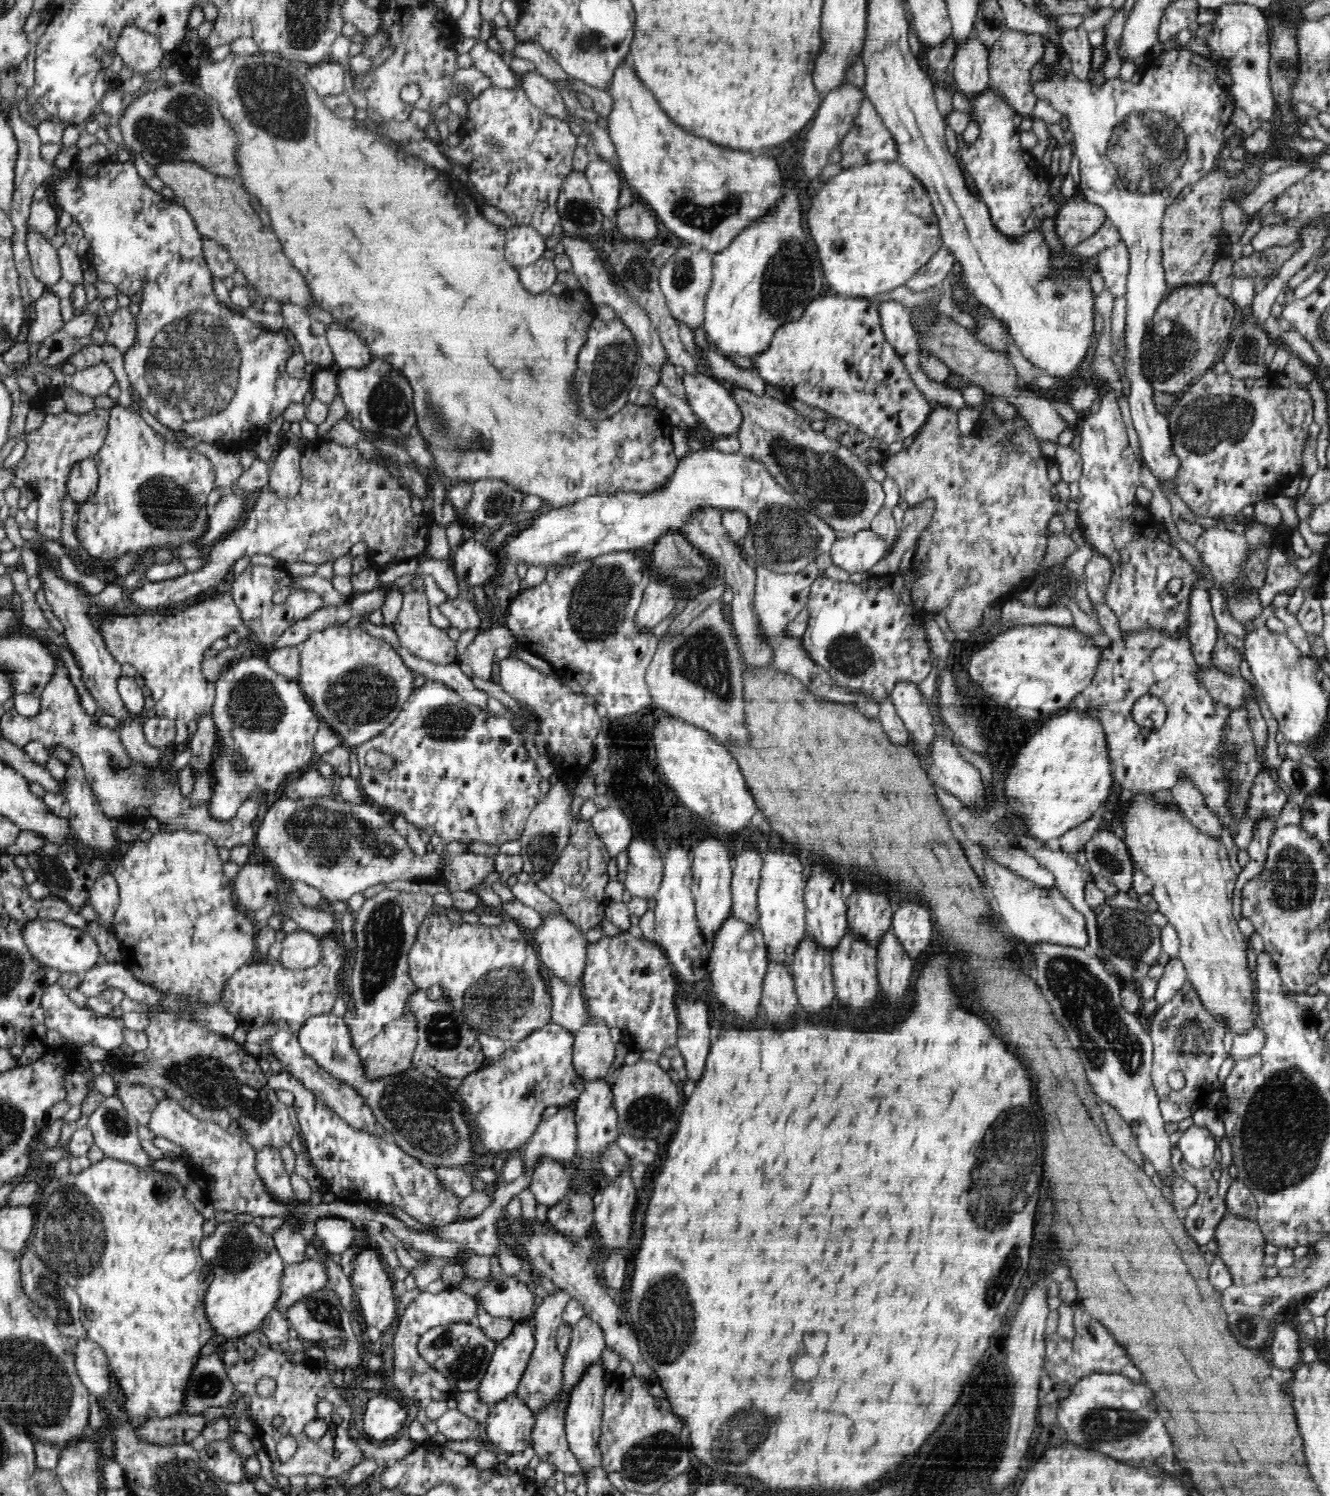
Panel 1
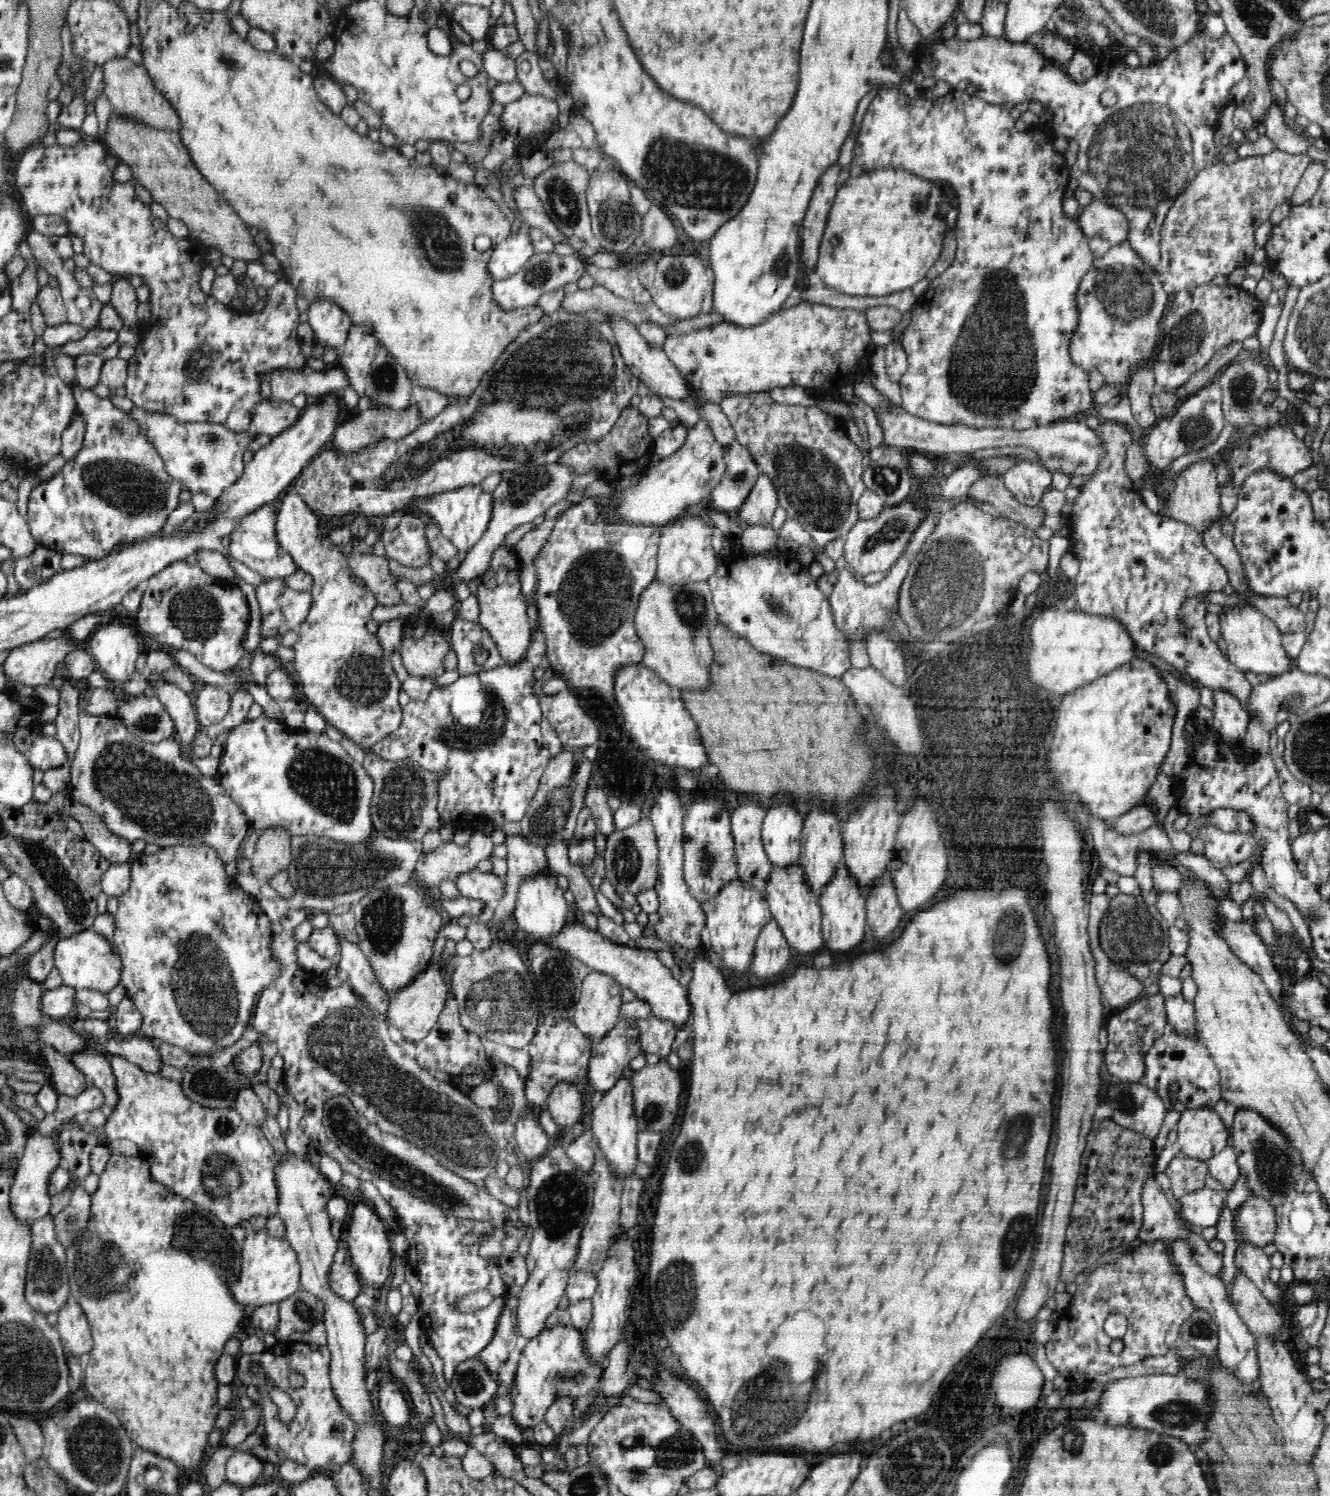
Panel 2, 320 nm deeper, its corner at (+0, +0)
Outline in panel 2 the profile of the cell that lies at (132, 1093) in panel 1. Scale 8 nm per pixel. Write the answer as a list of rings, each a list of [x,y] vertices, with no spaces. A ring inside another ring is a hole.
[[[84,1048],[78,1050],[78,1054],[74,1054],[70,1061],[104,1094],[101,1112],[110,1114],[118,1102],[118,1089],[108,1055],[95,1048]]]

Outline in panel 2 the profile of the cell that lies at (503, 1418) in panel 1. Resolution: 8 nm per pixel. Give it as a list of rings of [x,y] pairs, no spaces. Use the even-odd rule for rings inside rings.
[[[555,1321],[552,1328],[545,1328],[538,1336],[526,1343],[516,1361],[516,1380],[508,1388],[507,1394],[512,1399],[512,1412],[510,1415],[512,1415],[512,1420],[518,1427],[524,1426],[524,1429],[526,1429],[526,1426],[536,1425],[538,1420],[542,1421],[548,1408],[562,1396],[571,1398],[577,1419],[588,1417],[597,1405],[601,1403],[599,1383],[603,1375],[603,1366],[598,1365],[598,1363],[592,1363],[588,1359],[586,1347],[584,1347],[584,1334],[576,1329],[574,1325],[564,1325]]]

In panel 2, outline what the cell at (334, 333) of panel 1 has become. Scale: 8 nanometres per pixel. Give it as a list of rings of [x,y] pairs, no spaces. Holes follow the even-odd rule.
[[[324,299],[309,304],[308,321],[312,327],[315,343],[339,349],[348,340],[352,321],[344,309]]]

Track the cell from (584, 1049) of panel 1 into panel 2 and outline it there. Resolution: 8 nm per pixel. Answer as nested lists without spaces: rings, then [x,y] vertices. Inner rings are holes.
[[[592,970],[584,977],[574,1022],[592,1044],[600,1043],[616,1027],[623,1003],[622,990],[610,975]]]

